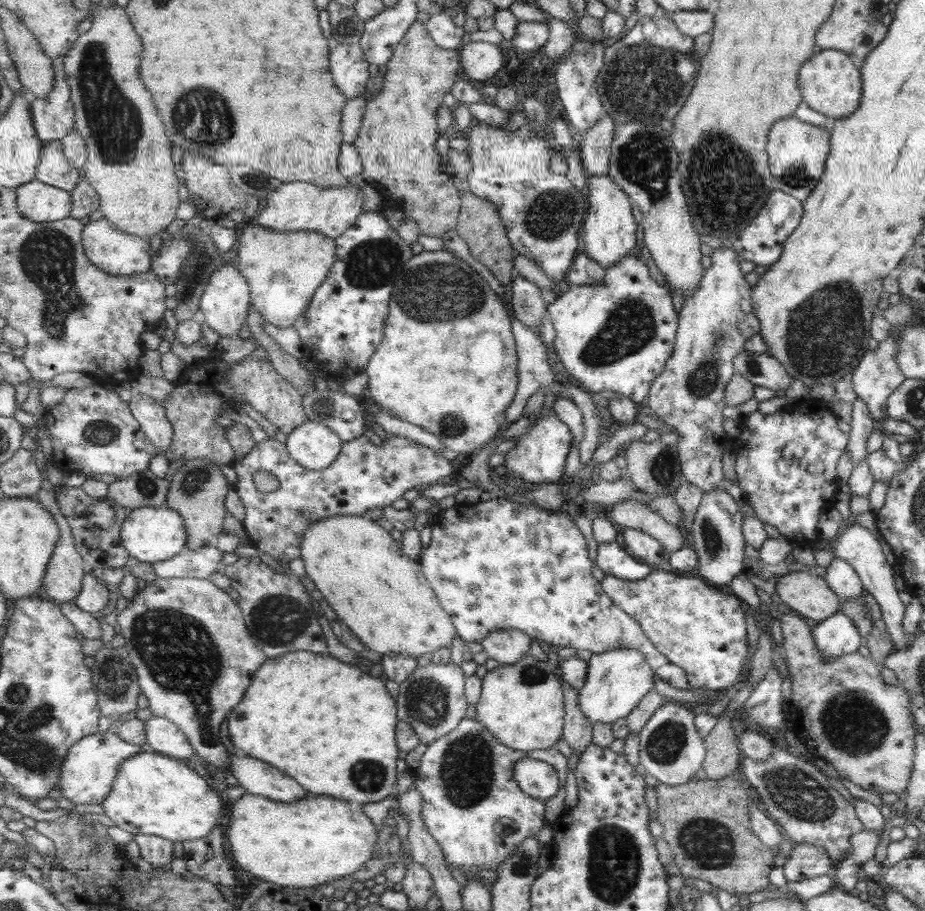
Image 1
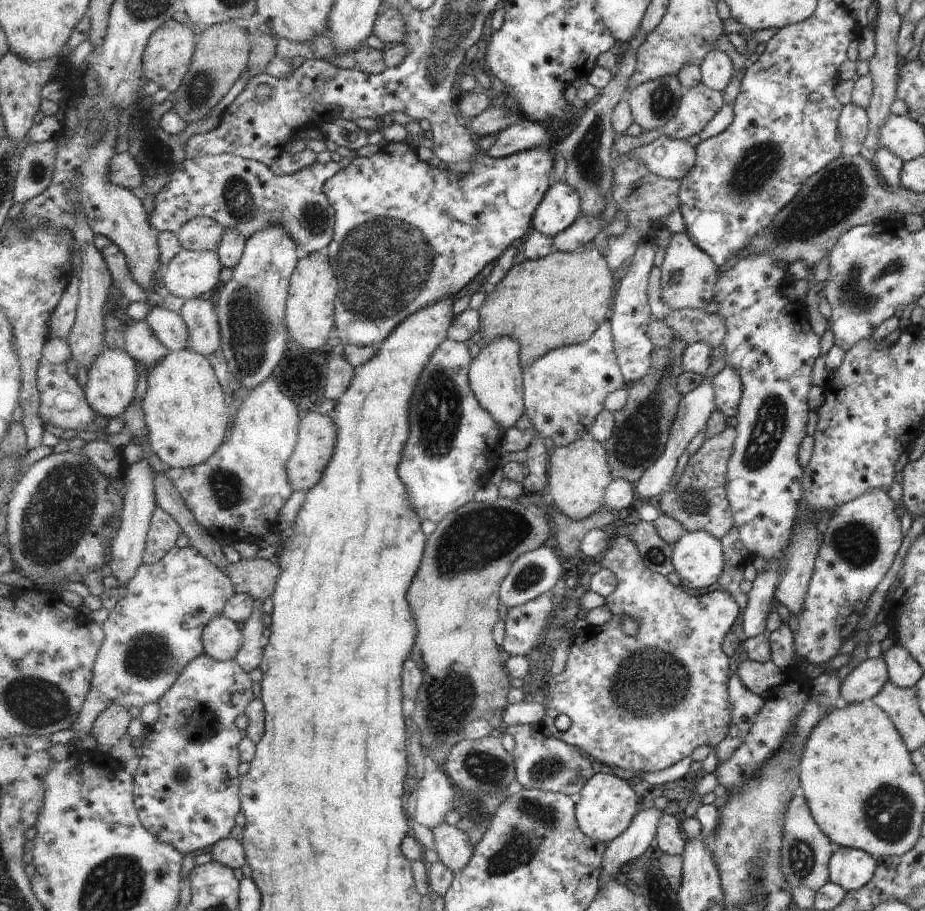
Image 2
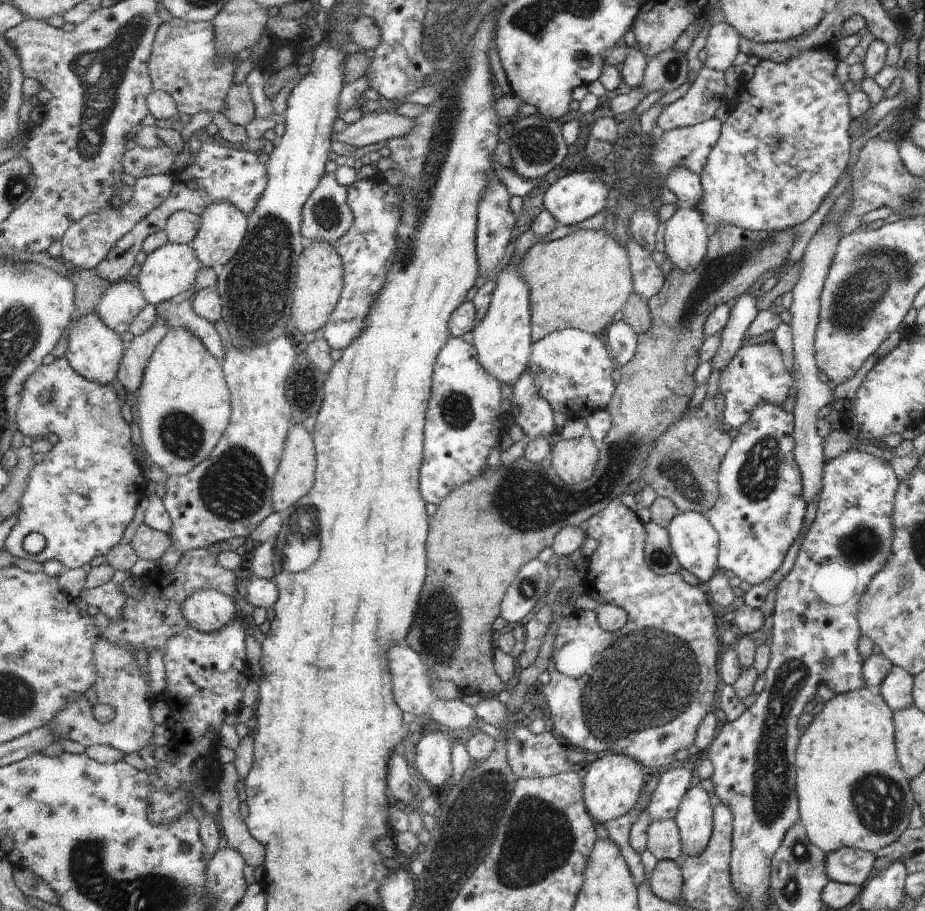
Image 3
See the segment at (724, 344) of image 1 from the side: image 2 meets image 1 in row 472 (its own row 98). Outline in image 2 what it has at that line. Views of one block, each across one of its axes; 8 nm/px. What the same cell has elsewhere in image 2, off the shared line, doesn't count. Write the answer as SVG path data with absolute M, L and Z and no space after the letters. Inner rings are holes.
M699 82L681 98L675 119L659 130L662 135L675 139L694 140L717 115L723 104L722 94Z

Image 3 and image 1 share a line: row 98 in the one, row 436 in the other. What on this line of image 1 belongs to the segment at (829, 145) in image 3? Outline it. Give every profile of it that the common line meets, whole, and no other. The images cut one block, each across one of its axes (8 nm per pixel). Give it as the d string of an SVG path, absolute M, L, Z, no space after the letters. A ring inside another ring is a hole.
M813 404L811 408L799 408L799 412L786 408L773 414L763 414L756 410L741 420L740 434L735 440L735 477L738 488L745 495L745 504L753 510L758 522L775 527L781 537L794 545L801 542L803 549L811 550L819 538L816 526L819 514L832 505L840 486L835 468L846 447L848 435L837 428L837 419L830 409Z

